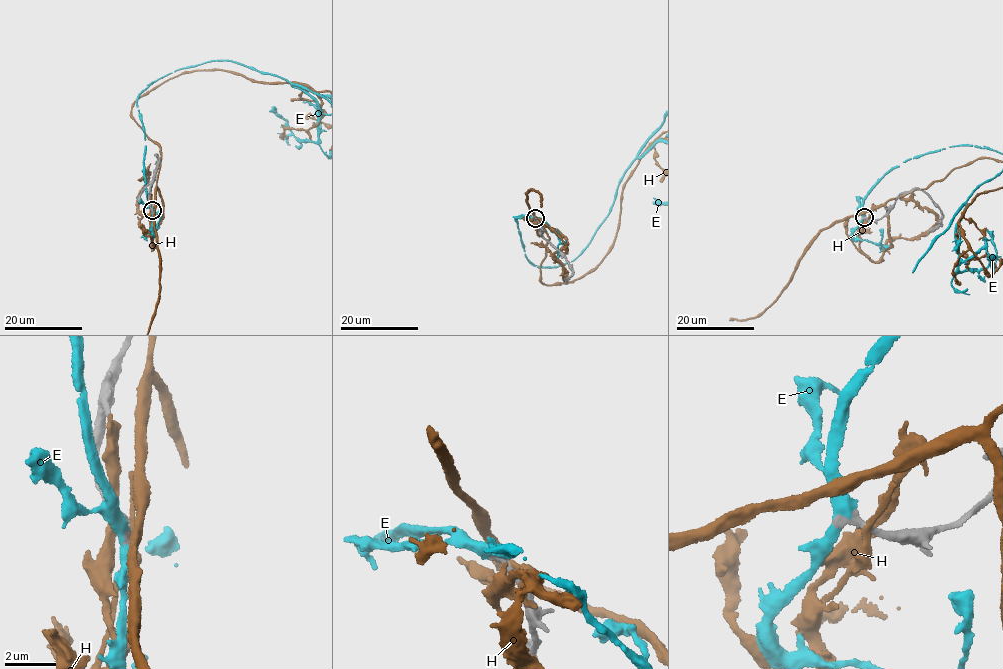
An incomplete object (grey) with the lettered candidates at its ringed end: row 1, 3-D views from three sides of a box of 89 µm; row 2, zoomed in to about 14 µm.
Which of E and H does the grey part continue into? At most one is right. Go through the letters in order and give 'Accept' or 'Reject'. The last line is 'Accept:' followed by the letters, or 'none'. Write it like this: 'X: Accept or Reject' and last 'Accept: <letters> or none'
E: Accept
H: Reject
Accept: E

